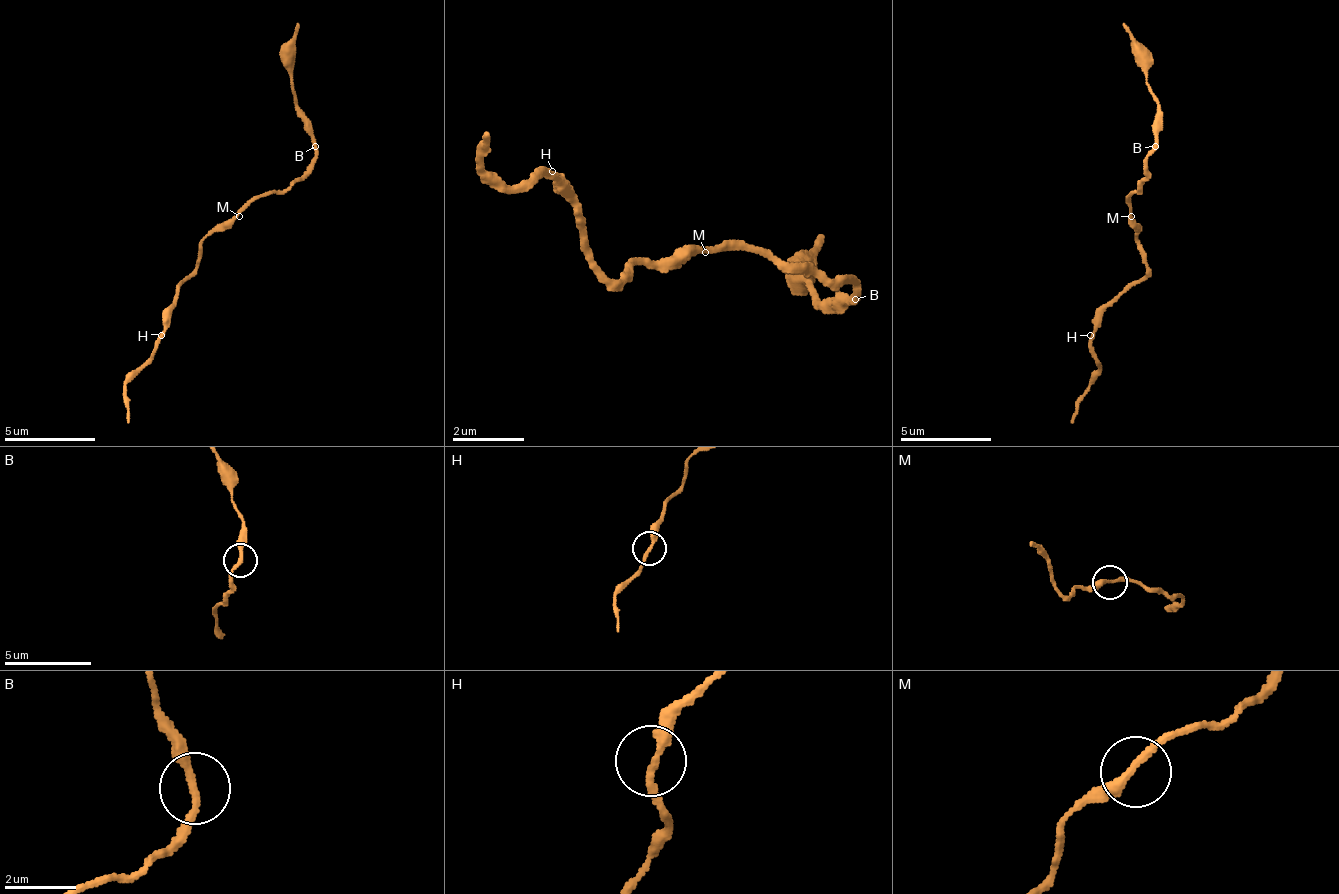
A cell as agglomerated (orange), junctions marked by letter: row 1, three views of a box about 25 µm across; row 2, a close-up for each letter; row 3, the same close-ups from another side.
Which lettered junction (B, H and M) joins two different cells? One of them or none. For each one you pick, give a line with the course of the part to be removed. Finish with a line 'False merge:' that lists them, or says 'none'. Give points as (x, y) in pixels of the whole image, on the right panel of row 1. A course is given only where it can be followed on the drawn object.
False merge: none

